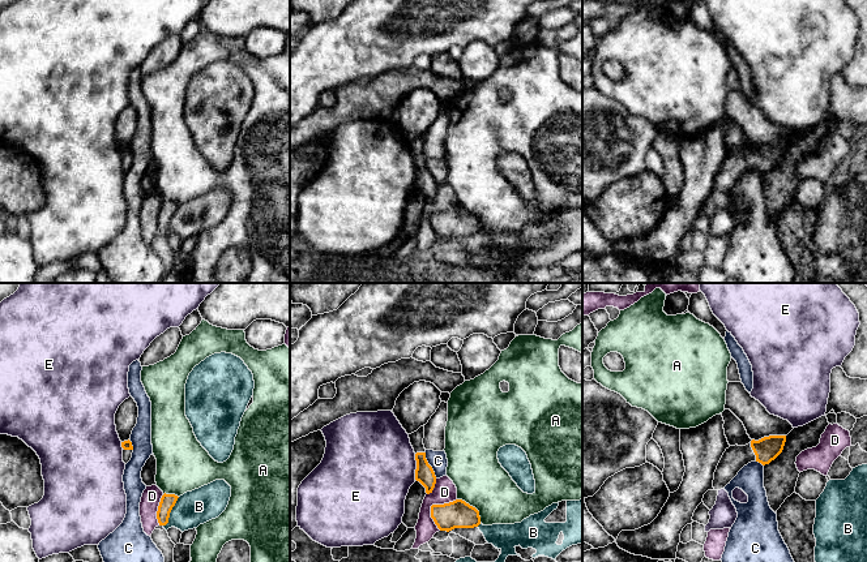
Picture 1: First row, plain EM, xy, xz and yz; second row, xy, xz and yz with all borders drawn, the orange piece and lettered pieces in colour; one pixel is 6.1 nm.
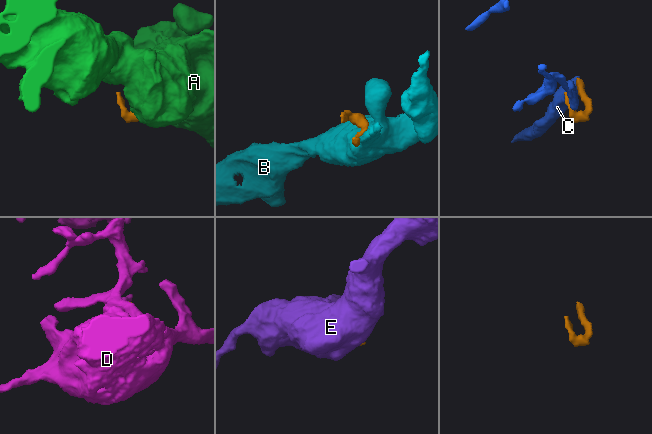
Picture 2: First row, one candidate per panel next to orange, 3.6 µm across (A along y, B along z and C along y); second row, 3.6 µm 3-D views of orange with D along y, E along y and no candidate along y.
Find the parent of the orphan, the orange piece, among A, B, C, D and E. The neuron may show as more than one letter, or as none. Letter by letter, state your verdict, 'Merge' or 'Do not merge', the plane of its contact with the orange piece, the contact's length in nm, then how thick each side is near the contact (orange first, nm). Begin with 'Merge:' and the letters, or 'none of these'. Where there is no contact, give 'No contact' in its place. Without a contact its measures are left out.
Merge: none of these
A: Do not merge. Touches orange in xz. Shared border 220 nm. Thickness 170 nm (orange) against 320 nm
B: Do not merge. Touches orange in xy. Shared border 200 nm. Thickness 90 nm (orange) against 220 nm
C: Do not merge. Touches orange in xz. Shared border 180 nm. Thickness 120 nm (orange) against 110 nm
D: Do not merge. Touches orange in xz. Shared border 220 nm. Thickness 170 nm (orange) against 140 nm
E: Do not merge. Touches orange in xz. Shared border 160 nm. Thickness 120 nm (orange) against 480 nm

